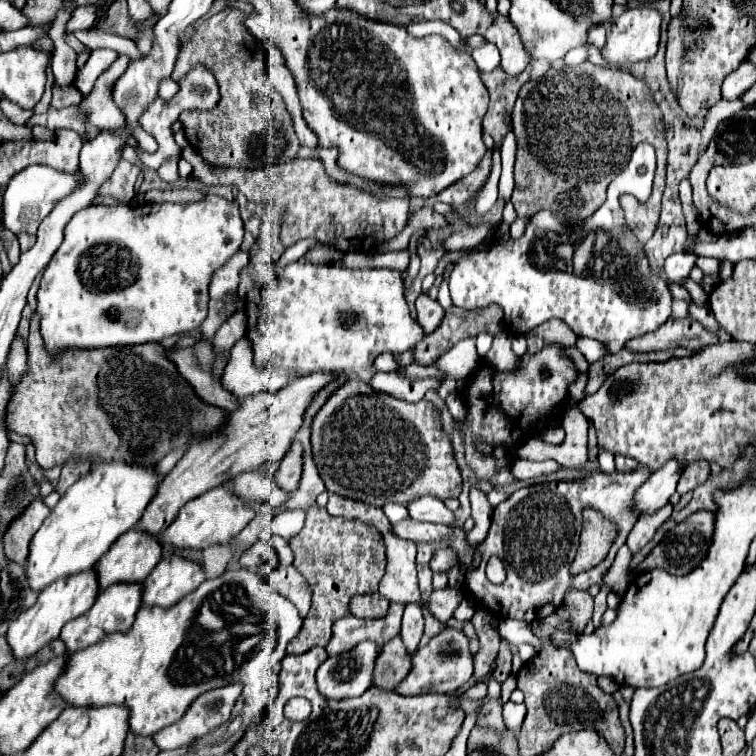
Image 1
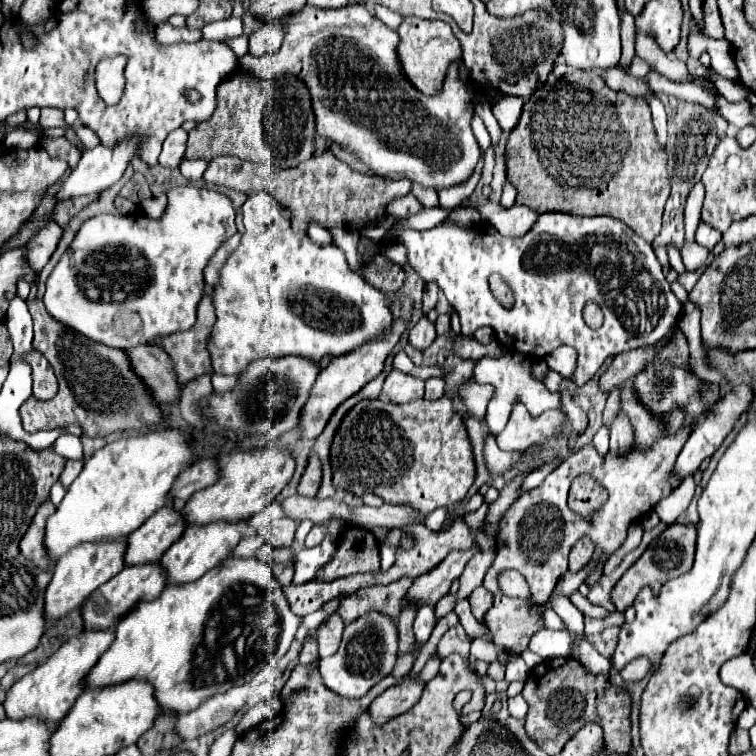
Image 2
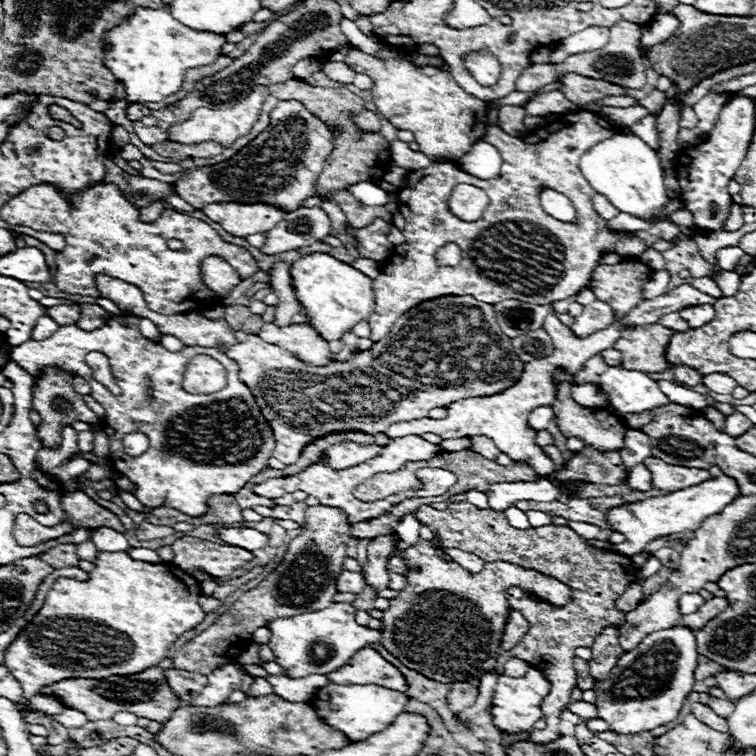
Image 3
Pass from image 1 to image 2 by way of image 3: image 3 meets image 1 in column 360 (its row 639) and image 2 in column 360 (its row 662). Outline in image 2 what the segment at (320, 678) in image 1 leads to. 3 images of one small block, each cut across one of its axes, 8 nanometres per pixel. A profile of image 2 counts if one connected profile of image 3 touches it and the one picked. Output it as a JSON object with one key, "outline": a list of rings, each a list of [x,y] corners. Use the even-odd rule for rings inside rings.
{"outline":[[[368,612],[344,628],[338,652],[334,656],[320,660],[320,674],[328,690],[346,698],[362,698],[372,686],[376,686],[376,682],[380,682],[394,670],[396,658],[398,658],[396,624],[386,614]]]}

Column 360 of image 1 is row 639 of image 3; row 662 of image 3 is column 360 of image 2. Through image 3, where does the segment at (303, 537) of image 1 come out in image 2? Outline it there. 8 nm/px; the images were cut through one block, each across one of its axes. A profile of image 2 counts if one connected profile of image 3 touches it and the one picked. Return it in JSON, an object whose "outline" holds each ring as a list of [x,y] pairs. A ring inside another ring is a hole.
{"outline":[[[348,528],[340,538],[336,558],[320,570],[320,580],[334,580],[340,576],[350,576],[358,572],[380,570],[378,542],[376,538],[362,528]]]}

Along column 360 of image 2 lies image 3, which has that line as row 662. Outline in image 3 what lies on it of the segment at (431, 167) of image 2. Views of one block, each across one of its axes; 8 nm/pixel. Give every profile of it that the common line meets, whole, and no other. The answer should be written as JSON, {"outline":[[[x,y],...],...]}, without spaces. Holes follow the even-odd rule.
{"outline":[[[98,552],[94,570],[88,572],[88,580],[78,582],[72,578],[58,578],[52,584],[40,612],[10,644],[10,650],[6,650],[4,666],[20,682],[22,696],[28,700],[38,694],[38,688],[66,678],[108,678],[142,672],[146,668],[158,666],[166,658],[170,646],[184,632],[204,620],[206,612],[200,606],[200,596],[202,592],[198,580],[172,564],[132,560],[126,552]],[[104,596],[116,596],[116,600],[106,602],[108,598]]]}

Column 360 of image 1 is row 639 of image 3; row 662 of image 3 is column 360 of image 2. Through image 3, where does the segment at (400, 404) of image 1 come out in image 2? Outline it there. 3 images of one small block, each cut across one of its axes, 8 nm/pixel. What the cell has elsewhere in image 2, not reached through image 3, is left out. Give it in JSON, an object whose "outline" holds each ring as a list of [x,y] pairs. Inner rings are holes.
{"outline":[[[448,396],[434,402],[414,400],[408,404],[362,400],[346,414],[336,432],[330,458],[338,490],[356,496],[372,492],[388,504],[408,504],[422,514],[462,502],[476,480],[476,464],[464,416],[454,410]]]}

